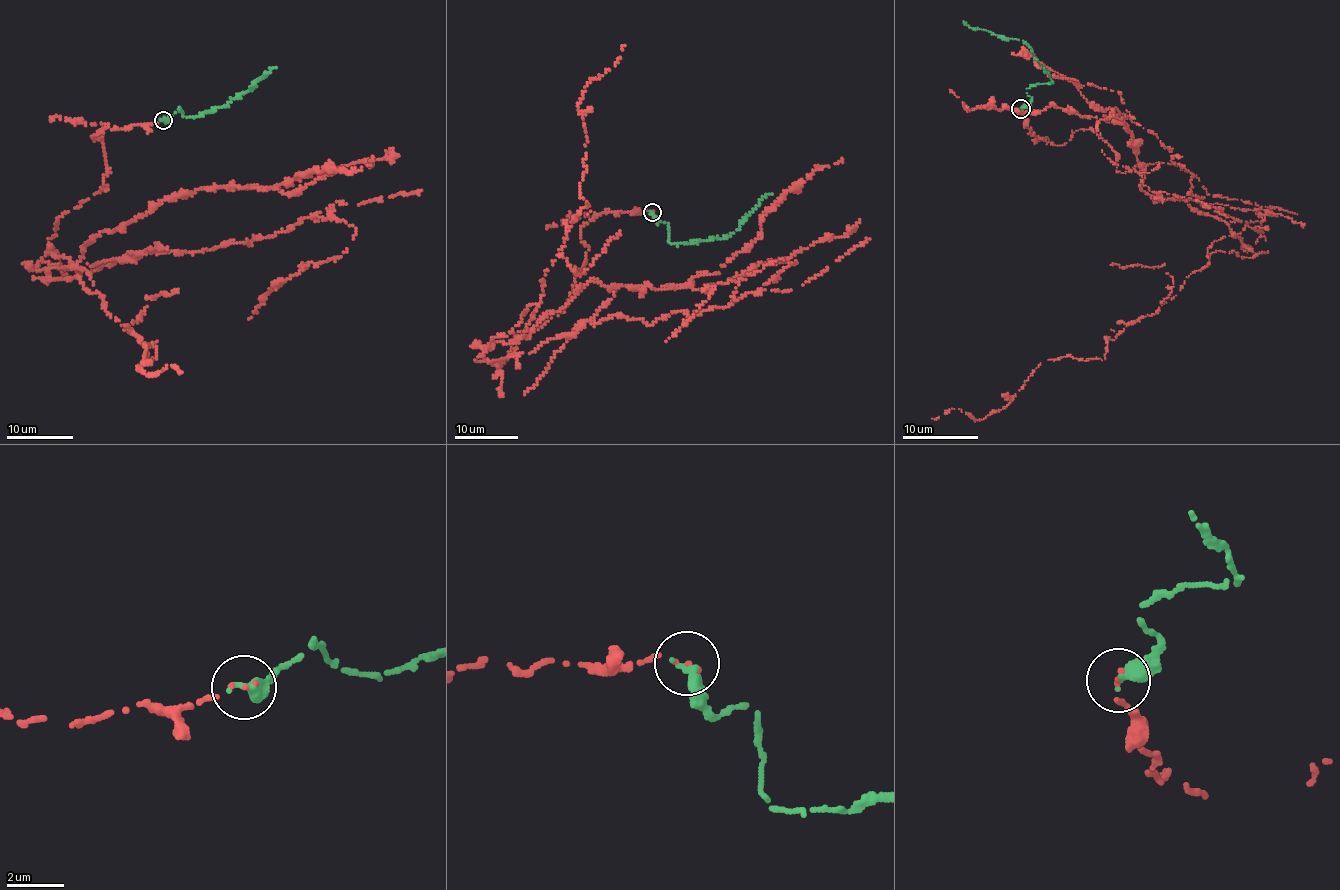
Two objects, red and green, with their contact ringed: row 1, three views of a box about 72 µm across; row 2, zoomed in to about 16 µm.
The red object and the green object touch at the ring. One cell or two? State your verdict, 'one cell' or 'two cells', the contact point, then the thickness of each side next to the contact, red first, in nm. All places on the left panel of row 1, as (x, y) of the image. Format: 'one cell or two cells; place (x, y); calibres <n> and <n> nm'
two cells; place (163, 120); calibres 150 and 400 nm

